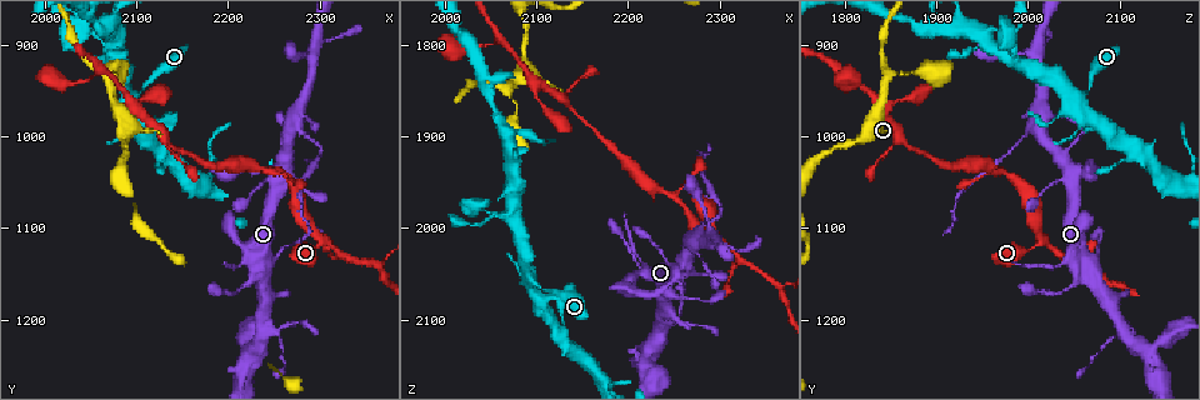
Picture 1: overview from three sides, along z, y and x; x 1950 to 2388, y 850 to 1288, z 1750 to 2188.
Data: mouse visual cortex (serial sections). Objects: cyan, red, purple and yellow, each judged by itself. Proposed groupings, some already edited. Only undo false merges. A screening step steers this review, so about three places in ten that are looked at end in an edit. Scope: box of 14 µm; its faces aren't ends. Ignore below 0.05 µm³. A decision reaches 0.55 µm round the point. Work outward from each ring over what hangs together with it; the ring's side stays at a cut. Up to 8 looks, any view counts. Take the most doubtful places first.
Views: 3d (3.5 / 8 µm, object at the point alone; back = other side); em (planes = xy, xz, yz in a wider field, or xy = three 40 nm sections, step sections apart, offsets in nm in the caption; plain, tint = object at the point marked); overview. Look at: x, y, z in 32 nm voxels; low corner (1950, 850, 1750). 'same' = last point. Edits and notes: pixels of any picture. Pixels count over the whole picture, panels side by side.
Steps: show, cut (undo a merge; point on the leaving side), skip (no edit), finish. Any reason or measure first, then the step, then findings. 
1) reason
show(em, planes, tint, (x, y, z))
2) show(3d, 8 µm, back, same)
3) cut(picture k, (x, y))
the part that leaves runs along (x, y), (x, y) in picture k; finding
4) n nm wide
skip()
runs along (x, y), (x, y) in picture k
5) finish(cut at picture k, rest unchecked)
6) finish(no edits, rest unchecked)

looks like a crossing
show(3d, 3.5 µm, (2075, 920, 1985))

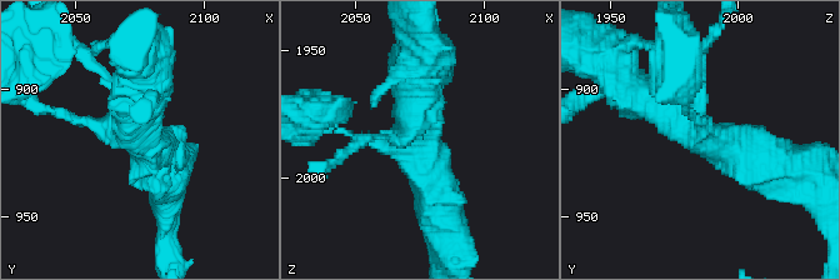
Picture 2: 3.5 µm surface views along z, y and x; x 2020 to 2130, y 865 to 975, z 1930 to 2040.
4 arms; arms of 100, 100, 450, 450 nm; need the tissue
show(em, planes, tint, (2071, 918, 1983))

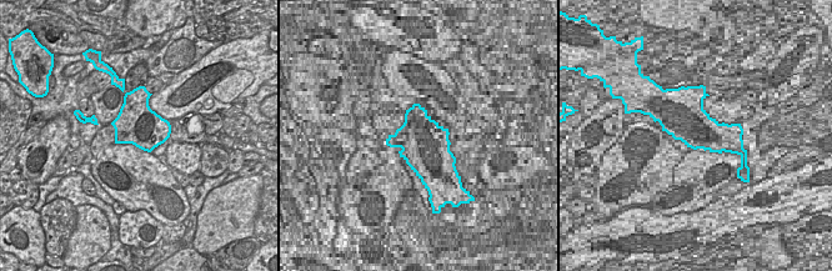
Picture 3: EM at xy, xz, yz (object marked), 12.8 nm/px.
skip()
runs along (765, 154), (628, 89) in picture 2; one cell here

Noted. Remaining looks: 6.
three arms meet
show(em, xy, step 5, tint, (2300, 1110, 2010))

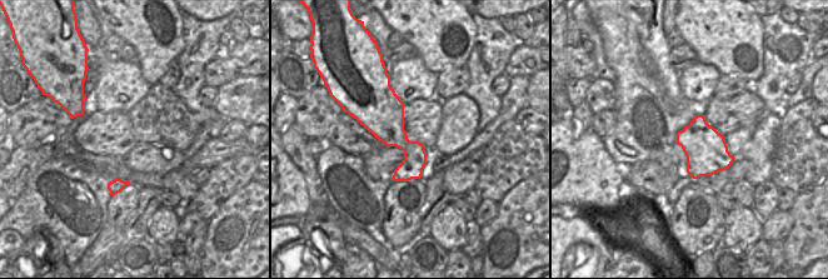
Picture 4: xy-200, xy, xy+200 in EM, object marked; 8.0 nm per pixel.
wider look
show(3d, 3.5 µm, same)

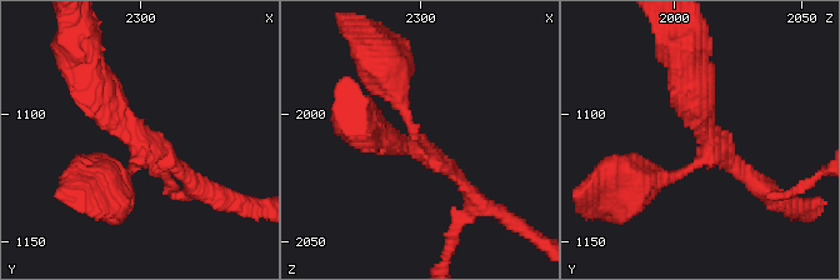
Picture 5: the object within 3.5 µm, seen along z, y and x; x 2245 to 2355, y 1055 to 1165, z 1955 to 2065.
arms of 200, 250, 300 nm
skip()
runs along (644, 179), (679, 175), (708, 151), (695, 86) in picture 5; continuous, no second cell

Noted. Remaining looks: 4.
arms part here
show(3d, 3.5 µm, back, (2070, 880, 1900))

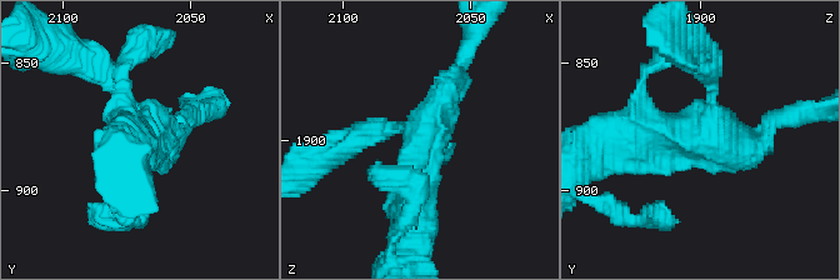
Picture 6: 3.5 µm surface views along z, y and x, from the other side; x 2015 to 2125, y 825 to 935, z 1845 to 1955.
now the EM
show(em, planes, tint, (2068, 880, 1899))

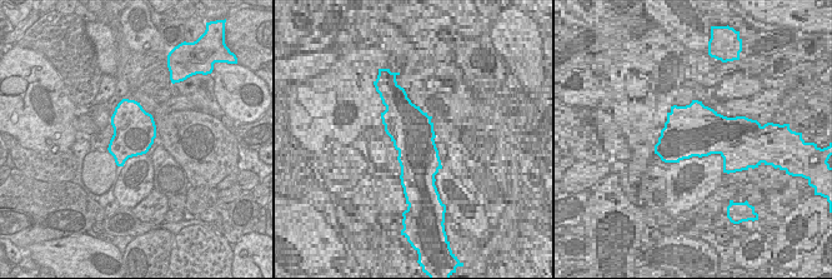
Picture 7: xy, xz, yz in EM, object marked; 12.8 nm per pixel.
cut it another way
show(em, xy, step 3, tint, same)

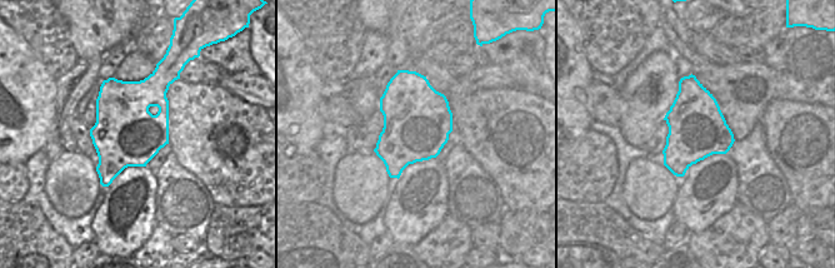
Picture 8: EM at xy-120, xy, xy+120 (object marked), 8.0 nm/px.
arms of 200, 300, 400 nm
skip()
runs along (414, 215), (421, 144), (456, 70) in picture 6; continuous, no second cell

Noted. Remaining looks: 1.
finish(no edits, rest unchecked)

